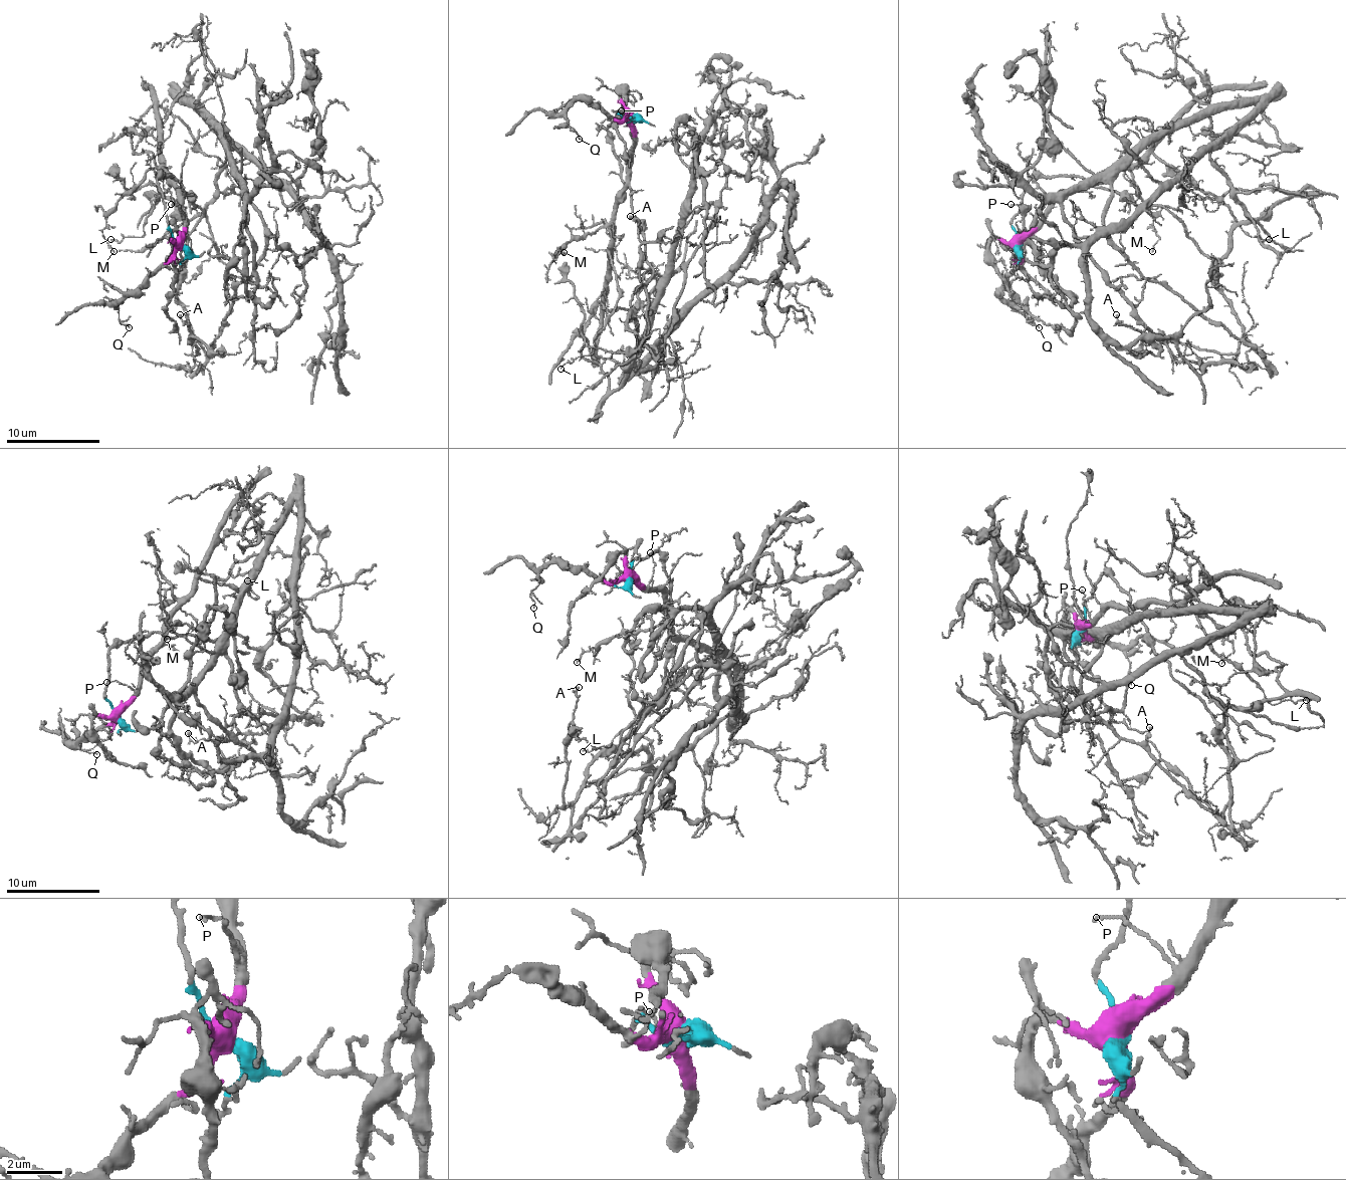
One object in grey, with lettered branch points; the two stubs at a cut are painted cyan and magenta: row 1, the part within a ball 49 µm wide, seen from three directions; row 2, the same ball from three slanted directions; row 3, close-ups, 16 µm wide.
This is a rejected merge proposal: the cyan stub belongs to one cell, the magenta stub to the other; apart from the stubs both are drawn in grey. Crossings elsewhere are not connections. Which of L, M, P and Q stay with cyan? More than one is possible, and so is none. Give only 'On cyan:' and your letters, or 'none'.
On cyan: none

